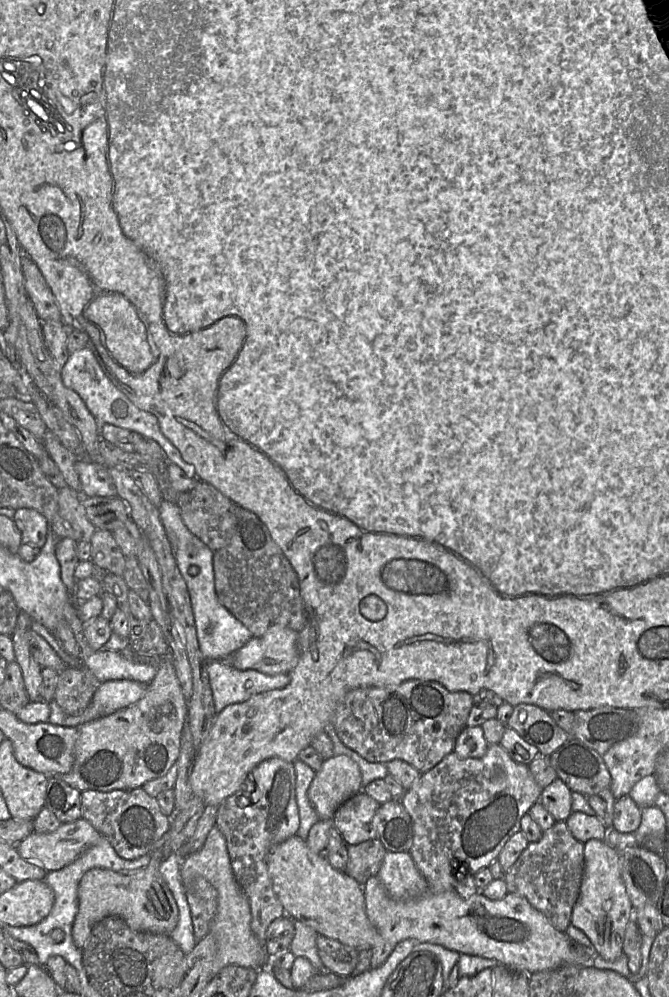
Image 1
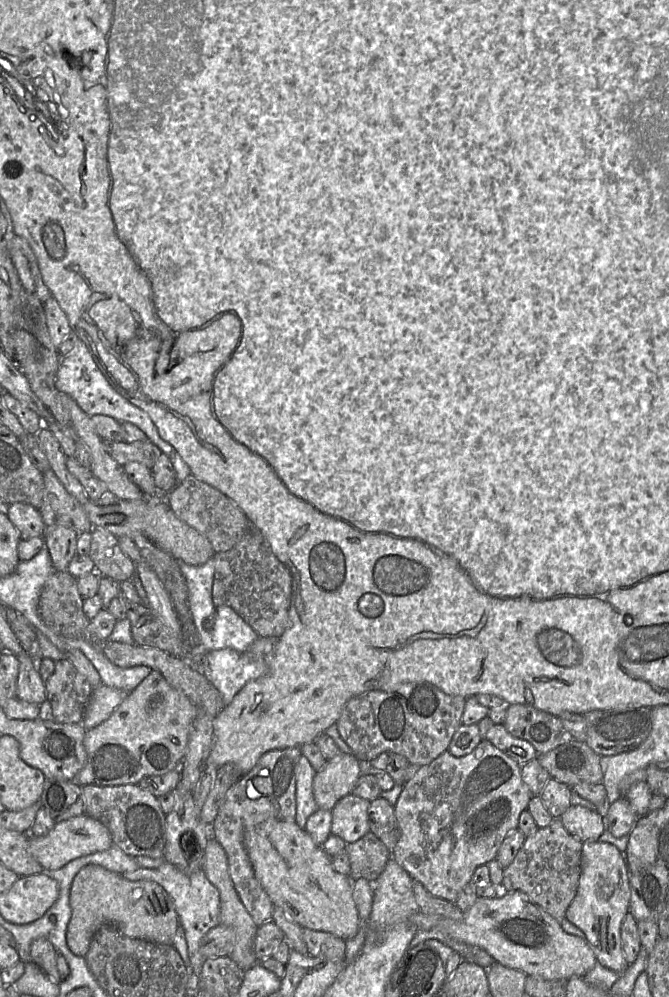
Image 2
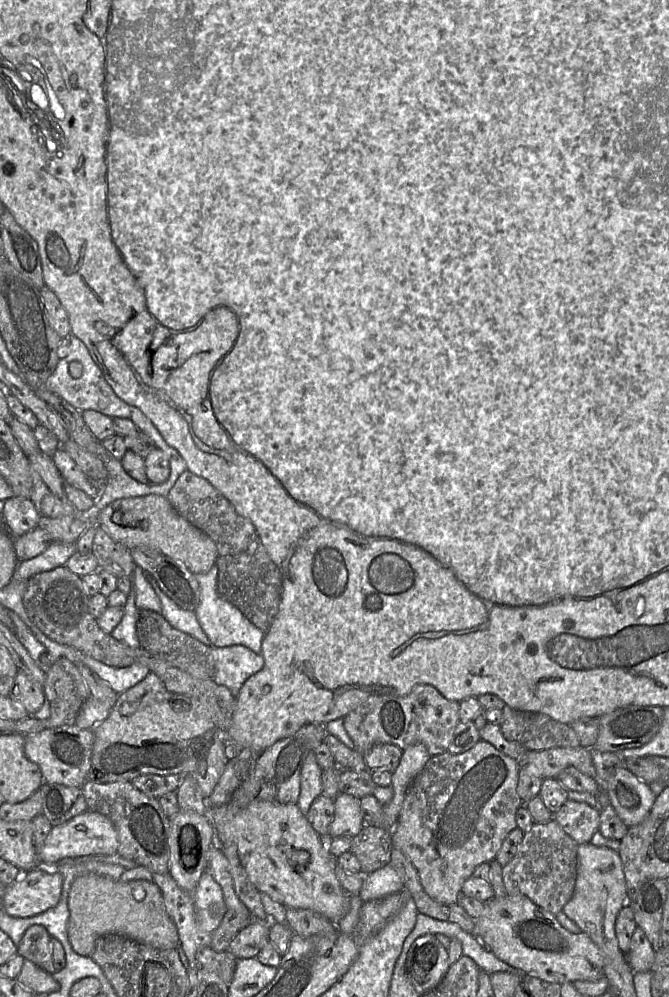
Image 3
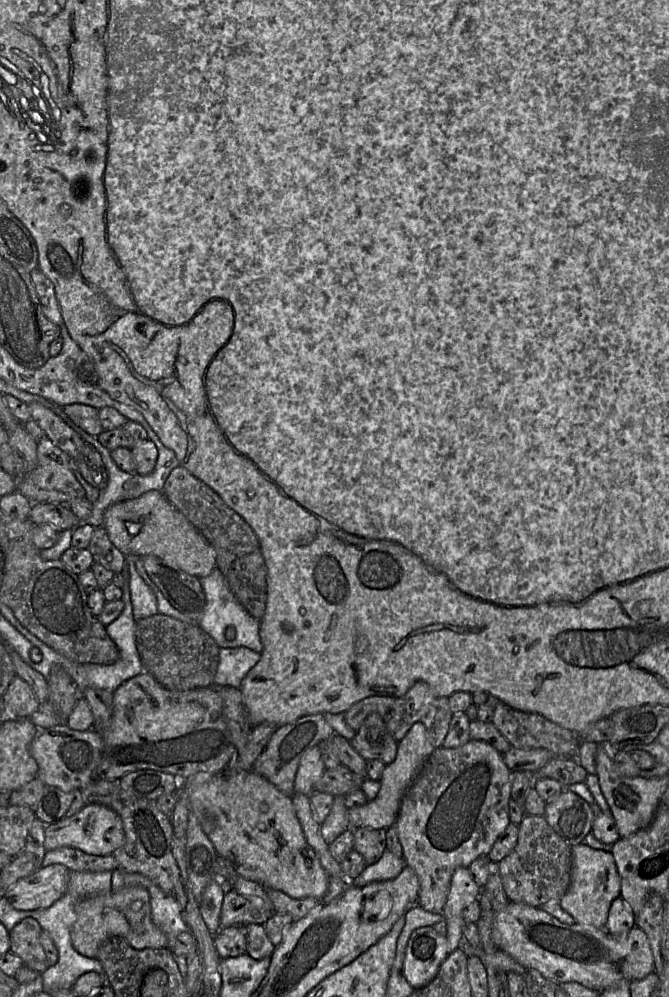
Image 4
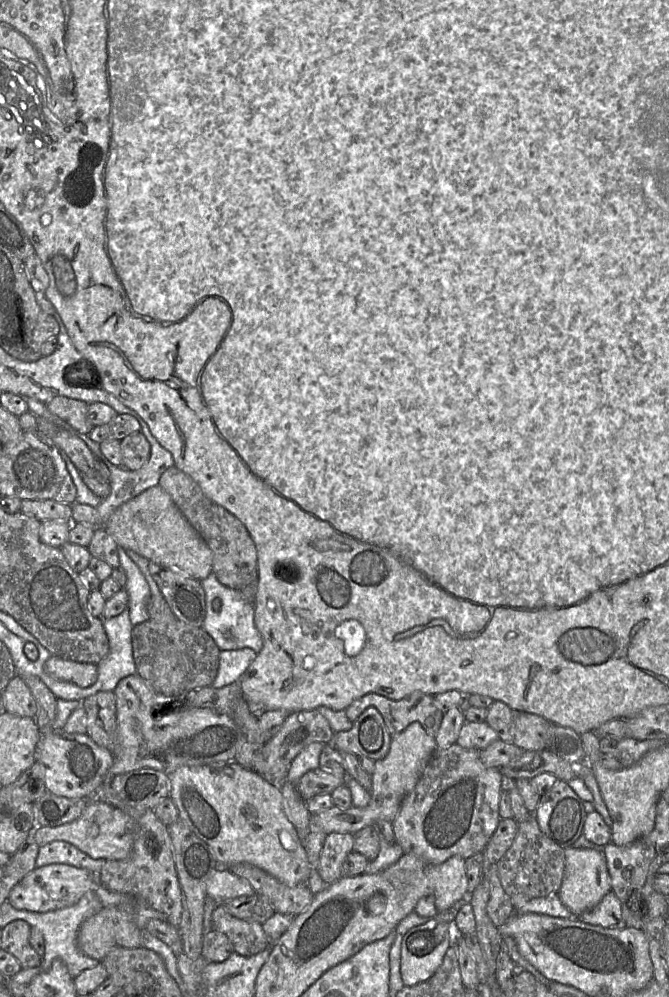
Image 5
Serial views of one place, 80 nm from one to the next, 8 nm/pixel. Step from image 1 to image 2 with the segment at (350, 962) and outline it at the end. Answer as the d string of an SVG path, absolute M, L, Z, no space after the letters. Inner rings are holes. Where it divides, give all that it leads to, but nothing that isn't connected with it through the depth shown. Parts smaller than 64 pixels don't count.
M302 929L303 940L309 955L334 962L345 960L346 943L342 938L328 932Z

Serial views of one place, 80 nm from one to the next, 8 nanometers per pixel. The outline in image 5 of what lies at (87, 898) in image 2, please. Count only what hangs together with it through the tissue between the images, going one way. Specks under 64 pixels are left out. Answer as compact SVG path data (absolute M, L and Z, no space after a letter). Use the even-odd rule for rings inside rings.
M108 906L85 920L77 936L80 951L101 961L113 948L140 948L142 930L129 909Z

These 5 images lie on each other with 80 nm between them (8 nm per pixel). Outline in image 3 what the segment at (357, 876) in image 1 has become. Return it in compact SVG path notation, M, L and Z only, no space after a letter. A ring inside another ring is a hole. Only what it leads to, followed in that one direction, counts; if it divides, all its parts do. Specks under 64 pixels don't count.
M364 825L352 838L350 852L358 859L362 875L368 875L391 862L391 834L383 827Z

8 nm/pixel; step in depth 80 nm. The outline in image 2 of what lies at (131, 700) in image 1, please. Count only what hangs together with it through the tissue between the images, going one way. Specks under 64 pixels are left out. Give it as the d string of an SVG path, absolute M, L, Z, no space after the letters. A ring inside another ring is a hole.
M105 684L95 688L85 708L81 725L88 730L104 722L121 704L125 694Z

